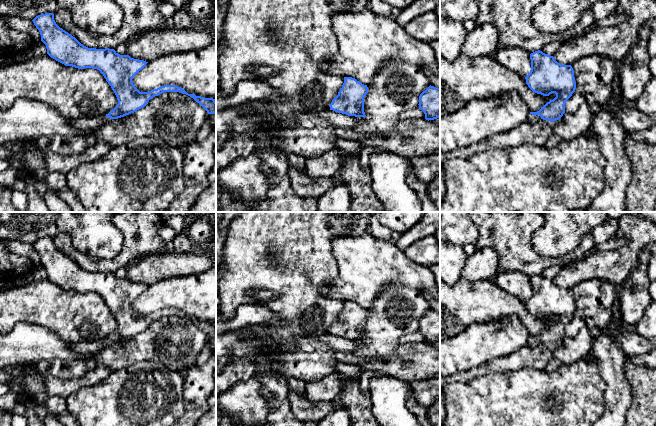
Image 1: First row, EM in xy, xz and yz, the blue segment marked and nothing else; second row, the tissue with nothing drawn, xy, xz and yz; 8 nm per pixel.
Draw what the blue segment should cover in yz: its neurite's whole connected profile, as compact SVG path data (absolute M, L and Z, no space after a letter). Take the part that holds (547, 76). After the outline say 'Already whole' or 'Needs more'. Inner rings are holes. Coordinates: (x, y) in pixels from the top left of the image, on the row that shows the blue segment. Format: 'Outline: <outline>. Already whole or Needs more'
Outline: M540 50L531 53L530 59L531 71L525 77L528 87L537 94L549 96L555 93L556 97L539 111L530 112L528 121L556 121L565 113L565 103L575 92L574 70L571 65L562 65Z. Needs more

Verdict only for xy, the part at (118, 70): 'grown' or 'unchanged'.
grown

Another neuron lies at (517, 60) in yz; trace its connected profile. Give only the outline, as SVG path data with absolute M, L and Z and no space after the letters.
M518 47L498 49L495 53L497 61L507 70L526 77L531 71L530 53Z

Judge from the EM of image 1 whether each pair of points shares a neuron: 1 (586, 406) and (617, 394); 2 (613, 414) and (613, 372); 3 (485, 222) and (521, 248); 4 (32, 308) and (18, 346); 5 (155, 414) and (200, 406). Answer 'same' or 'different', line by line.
1: different
2: same
3: same
4: different
5: different

